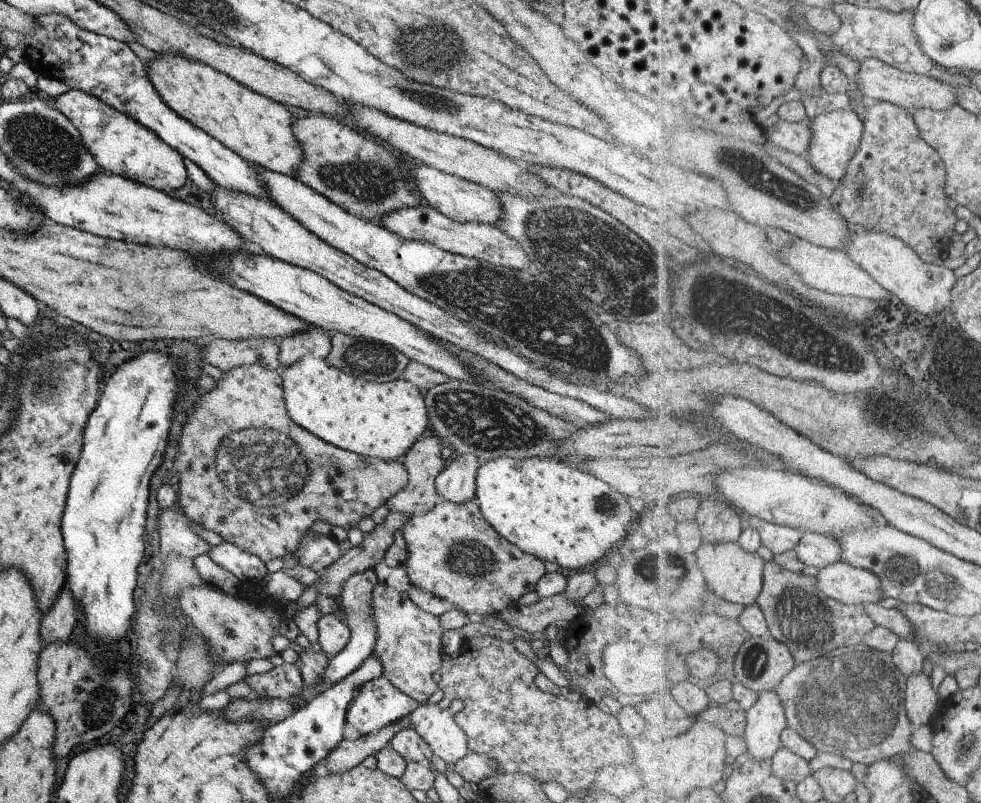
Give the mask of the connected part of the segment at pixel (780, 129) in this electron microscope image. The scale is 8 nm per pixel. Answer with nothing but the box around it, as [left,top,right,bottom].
[766,120,811,156]

